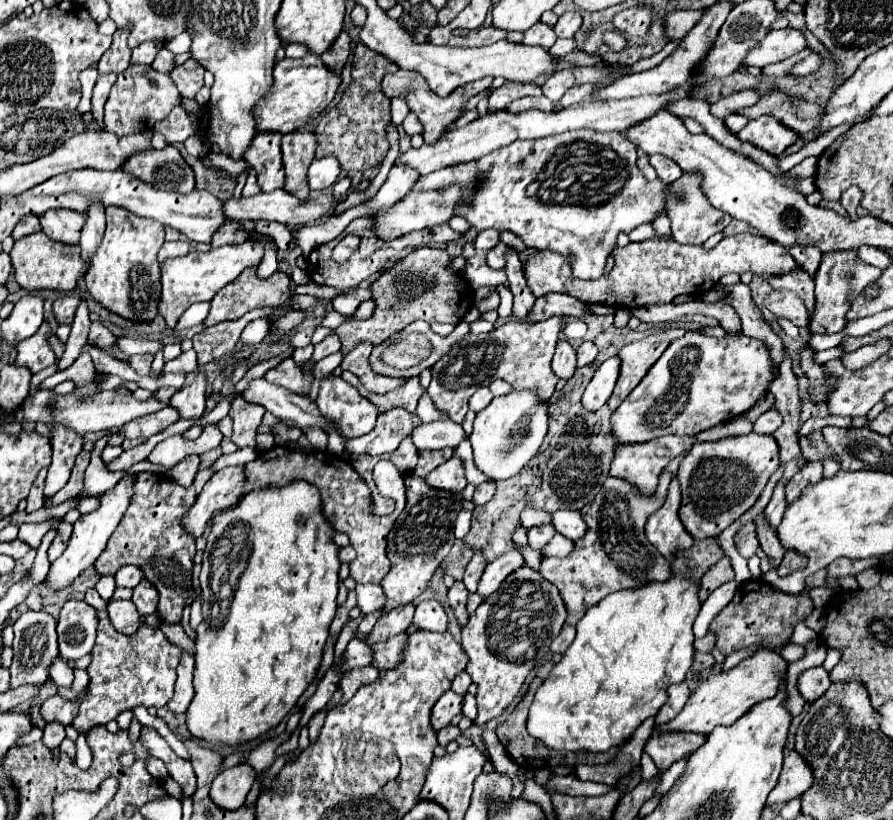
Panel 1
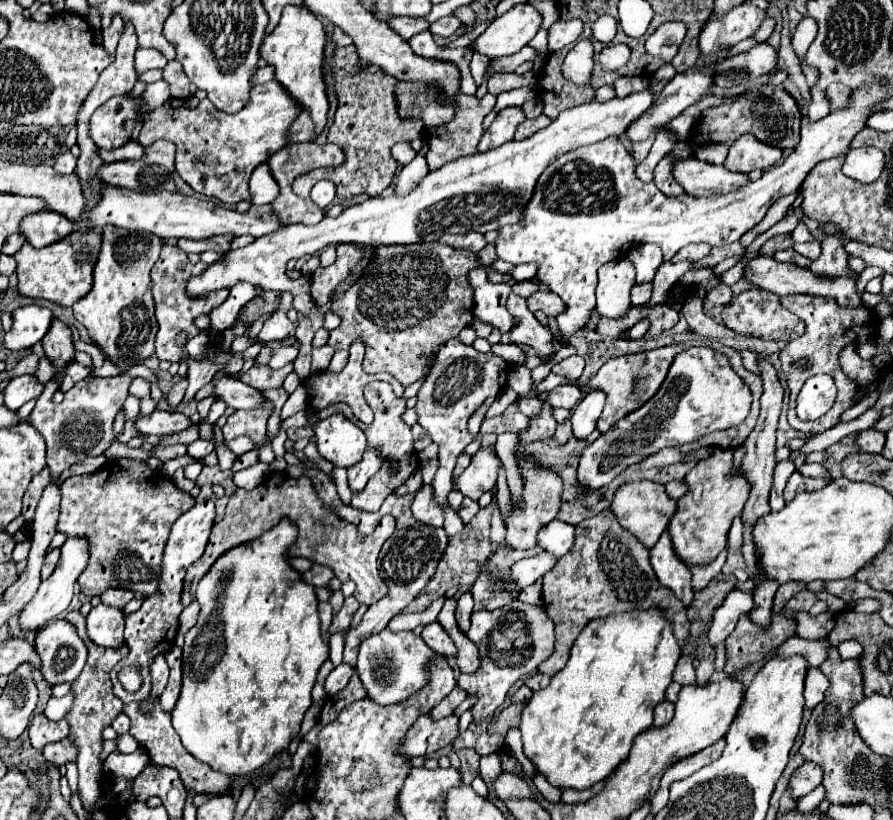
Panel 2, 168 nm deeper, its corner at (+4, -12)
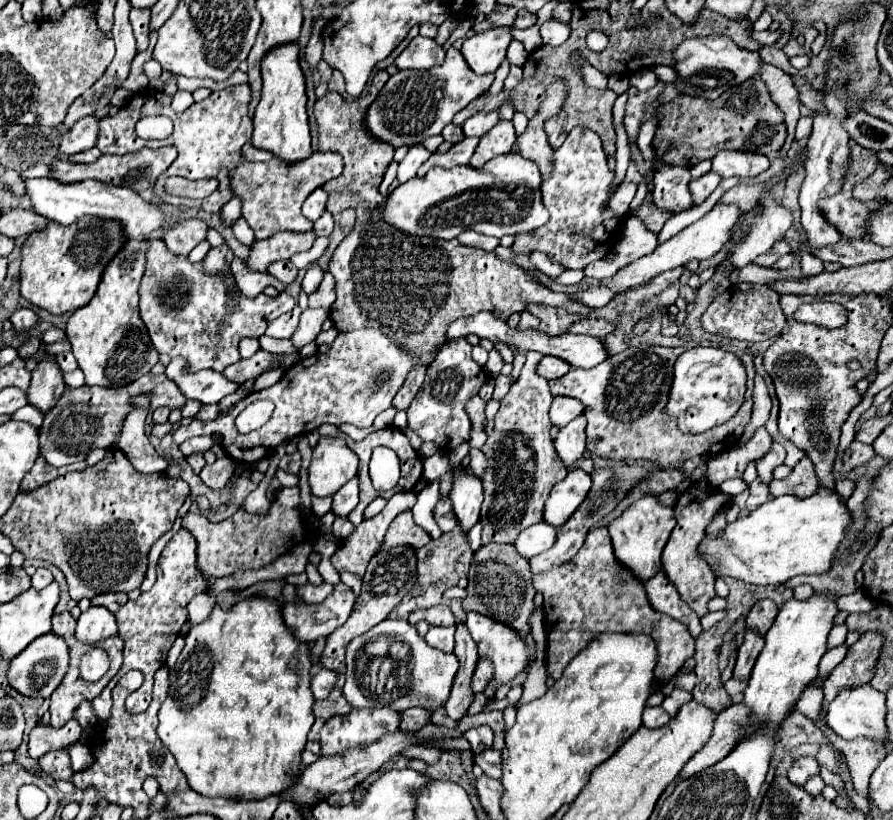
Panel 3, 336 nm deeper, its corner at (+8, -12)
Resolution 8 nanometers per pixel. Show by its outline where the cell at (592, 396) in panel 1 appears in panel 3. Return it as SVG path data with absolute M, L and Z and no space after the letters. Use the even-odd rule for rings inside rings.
M585 414L563 426L555 438L555 448L565 466L571 466L585 452Z

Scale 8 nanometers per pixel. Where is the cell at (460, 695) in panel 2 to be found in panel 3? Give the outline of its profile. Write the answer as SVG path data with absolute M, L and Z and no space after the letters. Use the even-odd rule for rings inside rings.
M409 708L403 710L401 714L401 728L405 730L421 730L423 726L431 724L431 714L429 710L421 710L421 708Z

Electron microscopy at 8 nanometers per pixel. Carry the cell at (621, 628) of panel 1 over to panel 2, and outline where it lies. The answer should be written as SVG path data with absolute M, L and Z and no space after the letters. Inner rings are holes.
M661 610L637 614L613 614L605 620L593 620L573 644L569 662L551 678L545 690L539 690L525 704L521 714L523 754L535 766L535 772L559 790L587 790L607 778L623 758L627 758L633 738L653 726L653 710L665 700L671 674L681 656L673 628L665 622Z

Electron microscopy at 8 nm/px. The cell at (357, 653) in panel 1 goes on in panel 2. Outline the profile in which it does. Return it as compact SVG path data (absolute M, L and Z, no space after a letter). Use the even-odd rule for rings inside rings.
M339 664L339 666L327 676L327 680L325 680L325 692L327 692L329 696L333 696L333 694L337 694L339 690L343 690L343 688L347 686L351 674L353 674L353 668L351 668L349 664Z

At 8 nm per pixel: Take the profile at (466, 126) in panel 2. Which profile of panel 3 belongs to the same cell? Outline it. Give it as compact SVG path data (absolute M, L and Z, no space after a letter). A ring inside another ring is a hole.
M463 138L461 142L457 142L455 146L451 146L451 150L447 150L445 154L441 152L433 152L429 156L429 160L419 168L417 176L425 176L429 168L433 166L443 166L443 168L453 168L453 166L461 166L461 164L469 164L475 146L479 144L479 138Z

